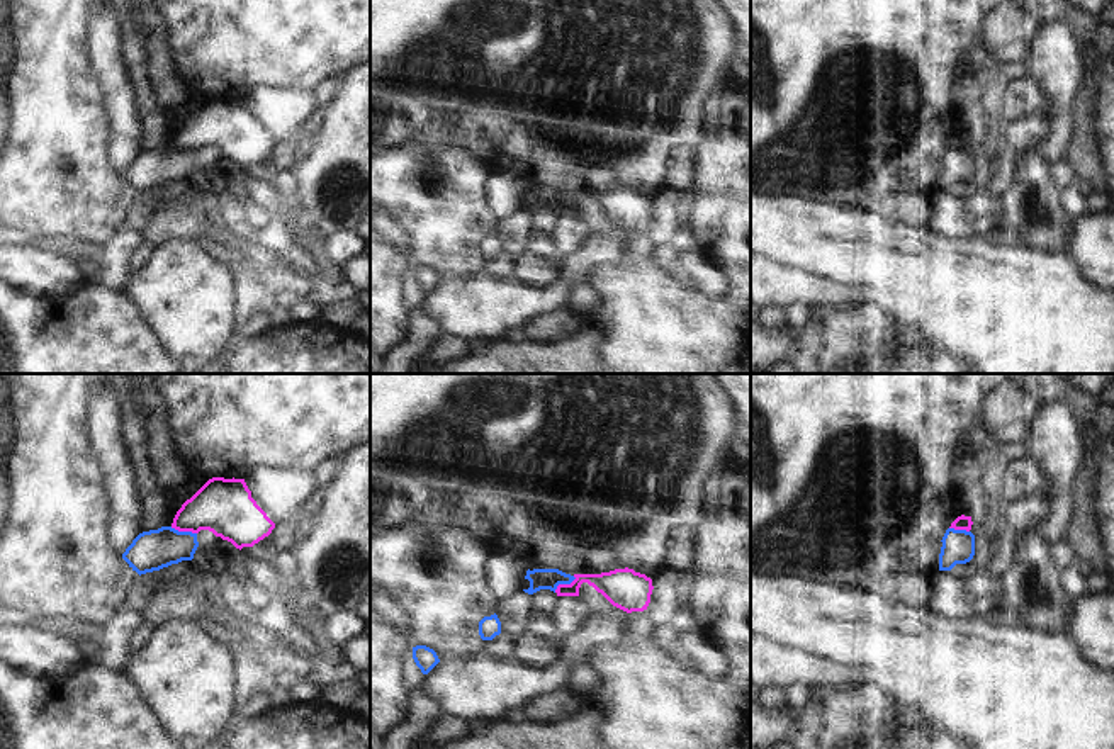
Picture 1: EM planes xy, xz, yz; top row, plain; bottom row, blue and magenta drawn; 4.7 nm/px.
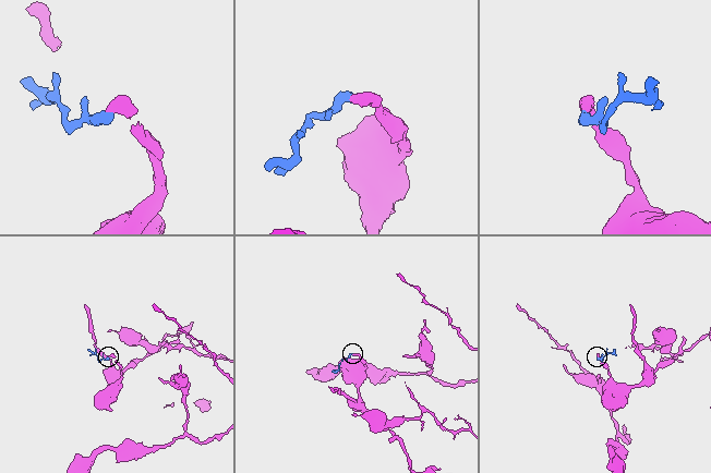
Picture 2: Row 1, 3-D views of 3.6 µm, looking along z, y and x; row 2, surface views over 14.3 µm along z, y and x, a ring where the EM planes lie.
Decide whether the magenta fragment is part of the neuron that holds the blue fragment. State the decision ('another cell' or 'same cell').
another cell

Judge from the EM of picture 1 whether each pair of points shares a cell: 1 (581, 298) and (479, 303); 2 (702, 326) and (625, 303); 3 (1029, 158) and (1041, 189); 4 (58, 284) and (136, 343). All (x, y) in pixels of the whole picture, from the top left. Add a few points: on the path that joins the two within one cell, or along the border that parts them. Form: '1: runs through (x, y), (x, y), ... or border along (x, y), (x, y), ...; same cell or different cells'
1: border along (581, 282), (571, 287), (566, 306); different cells
2: runs through (683, 326), (649, 326), (644, 321); same cell
3: runs through (1029, 165), (1035, 182); same cell
4: border along (85, 281), (60, 298), (34, 298), (29, 292); different cells

